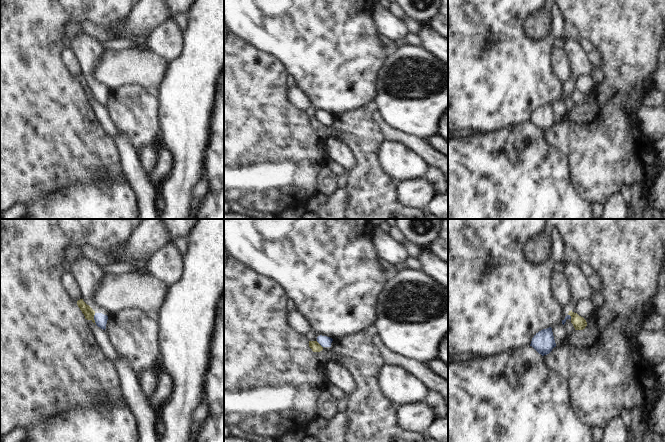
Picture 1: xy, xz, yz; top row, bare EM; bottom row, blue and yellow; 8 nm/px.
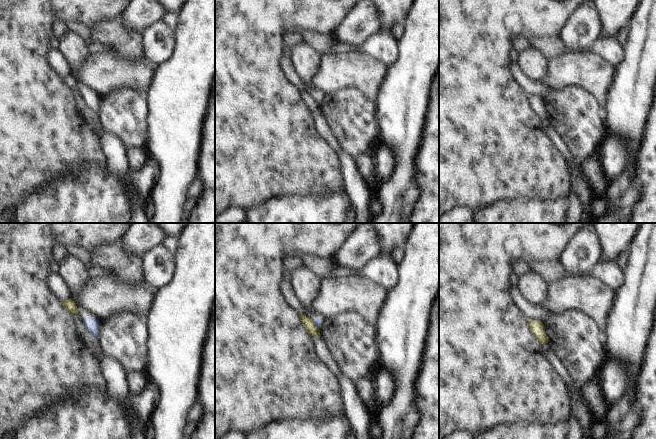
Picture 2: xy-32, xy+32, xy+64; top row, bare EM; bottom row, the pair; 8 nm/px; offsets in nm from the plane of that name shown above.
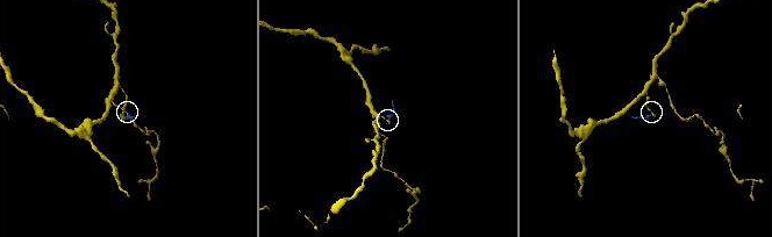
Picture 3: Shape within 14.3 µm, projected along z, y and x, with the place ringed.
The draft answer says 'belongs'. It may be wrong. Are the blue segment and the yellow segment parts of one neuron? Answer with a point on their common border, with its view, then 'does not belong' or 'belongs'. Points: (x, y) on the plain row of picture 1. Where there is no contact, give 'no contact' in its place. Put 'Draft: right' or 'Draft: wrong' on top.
Draft: wrong
xy (94, 94) | does not belong

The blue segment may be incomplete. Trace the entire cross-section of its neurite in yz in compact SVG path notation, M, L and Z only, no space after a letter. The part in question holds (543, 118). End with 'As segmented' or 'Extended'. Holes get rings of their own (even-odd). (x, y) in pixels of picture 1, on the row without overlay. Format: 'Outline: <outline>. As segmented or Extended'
Outline: M549 103L536 109L532 114L530 122L542 132L549 130L556 123L552 104Z. As segmented.

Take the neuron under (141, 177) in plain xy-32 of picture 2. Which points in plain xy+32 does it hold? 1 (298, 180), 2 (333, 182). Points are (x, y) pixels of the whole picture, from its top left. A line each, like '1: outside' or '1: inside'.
1: outside
2: outside

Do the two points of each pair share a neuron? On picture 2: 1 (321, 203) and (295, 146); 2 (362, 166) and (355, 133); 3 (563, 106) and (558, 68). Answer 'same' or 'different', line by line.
1: different
2: different
3: different

